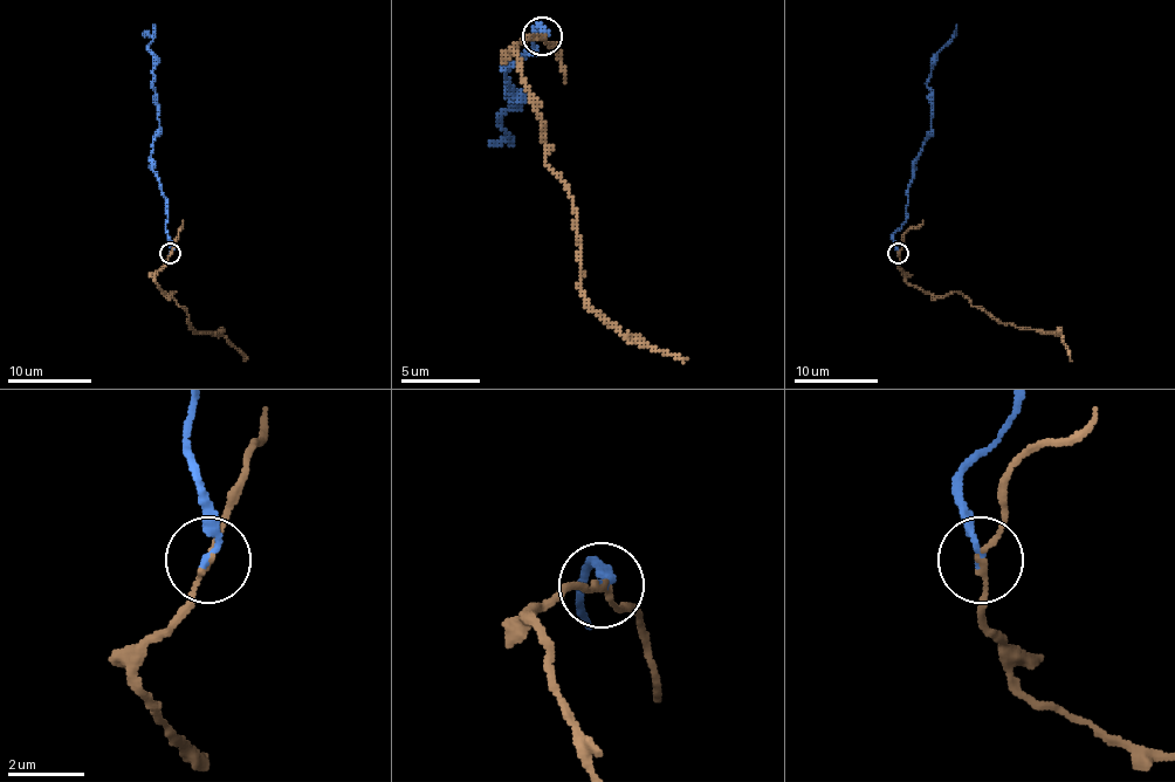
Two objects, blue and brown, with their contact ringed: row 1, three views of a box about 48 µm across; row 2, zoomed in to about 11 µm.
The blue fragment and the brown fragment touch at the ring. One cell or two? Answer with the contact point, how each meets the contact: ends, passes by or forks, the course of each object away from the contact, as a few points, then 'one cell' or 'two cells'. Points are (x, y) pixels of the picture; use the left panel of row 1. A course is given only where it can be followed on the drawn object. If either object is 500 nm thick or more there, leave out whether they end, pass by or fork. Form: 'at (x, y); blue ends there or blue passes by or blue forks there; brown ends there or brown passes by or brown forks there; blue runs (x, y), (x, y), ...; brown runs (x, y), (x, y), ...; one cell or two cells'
at (170, 253); blue ends there; brown passes by; blue runs (170, 254), (162, 184), (151, 157), (159, 130), (149, 43), (155, 25); brown runs (170, 254), (155, 281), (167, 295), (172, 292), (191, 329), (220, 334), (246, 361); two cells

